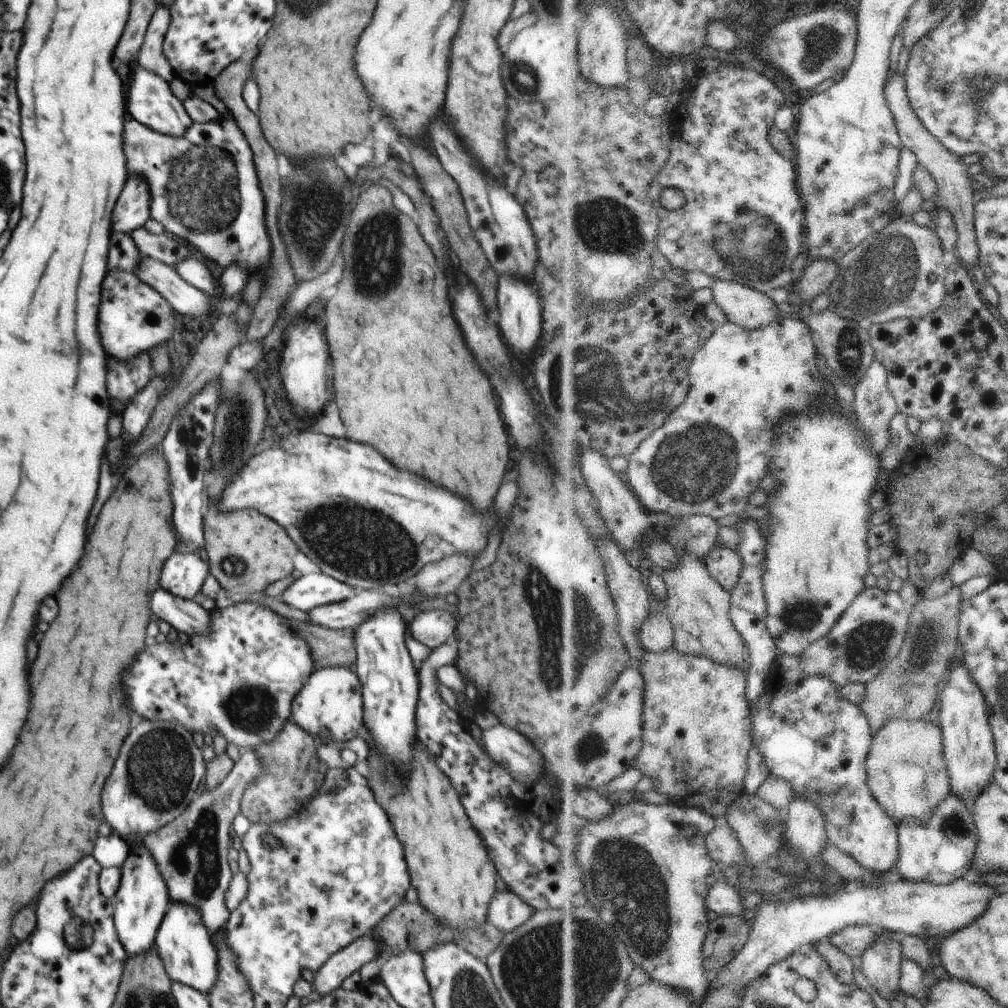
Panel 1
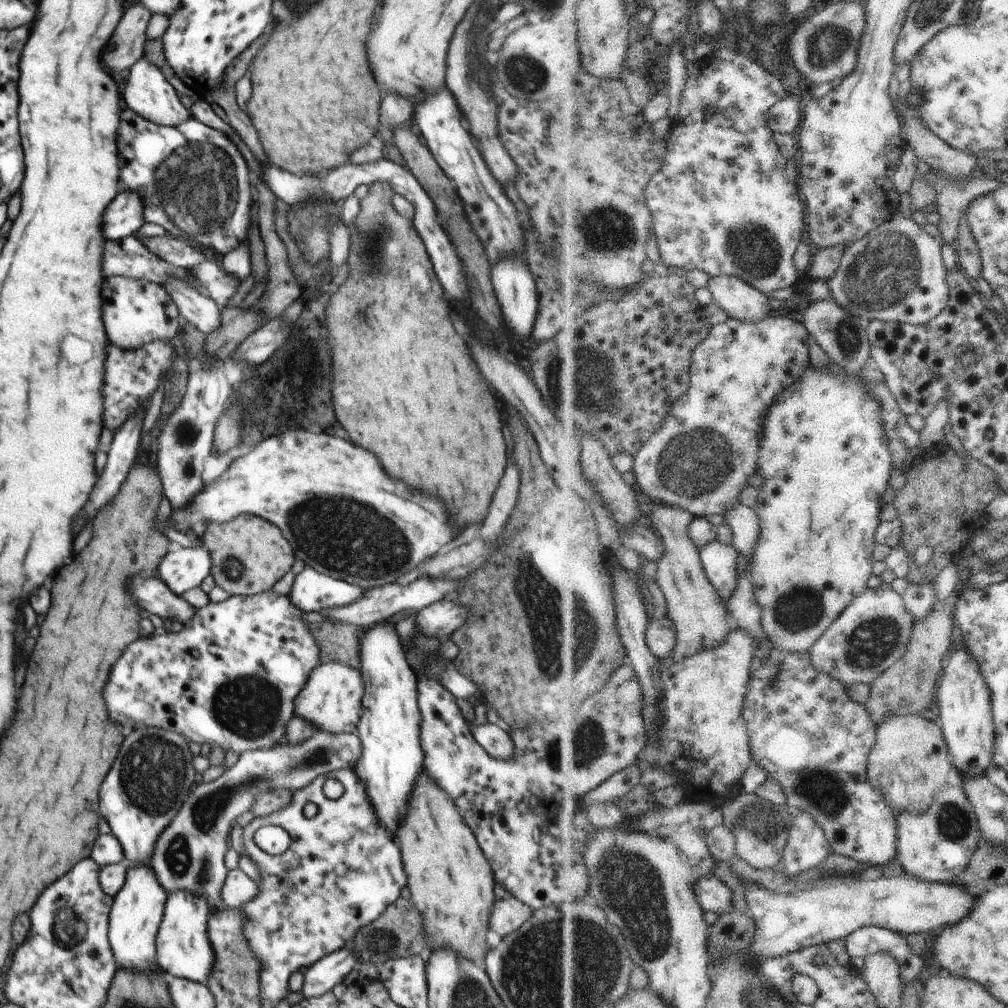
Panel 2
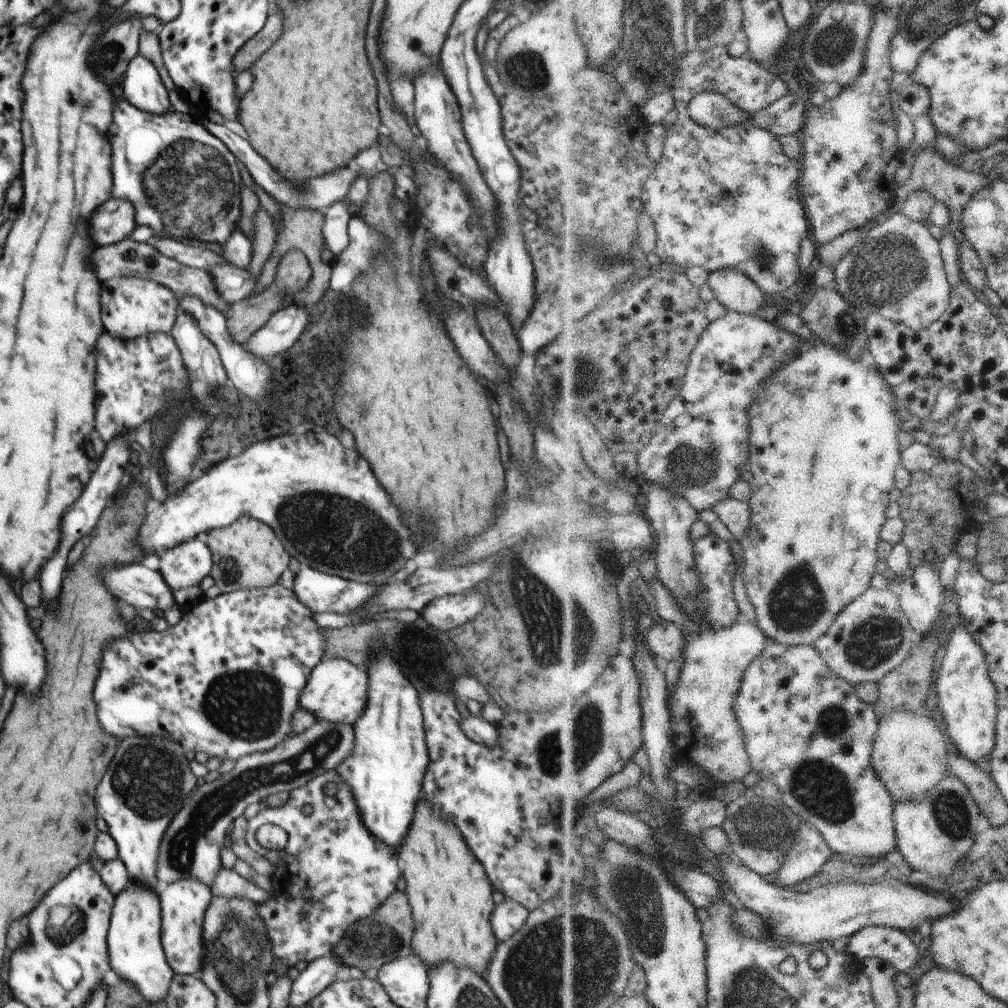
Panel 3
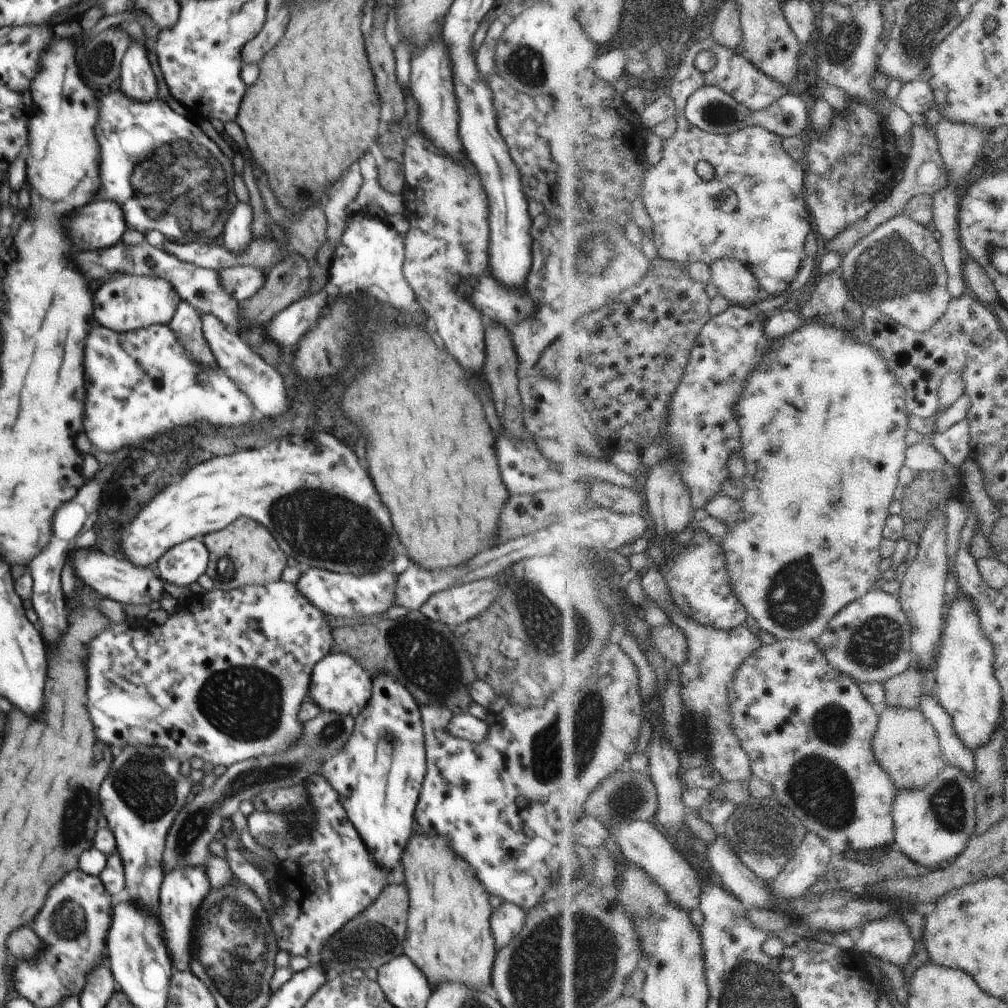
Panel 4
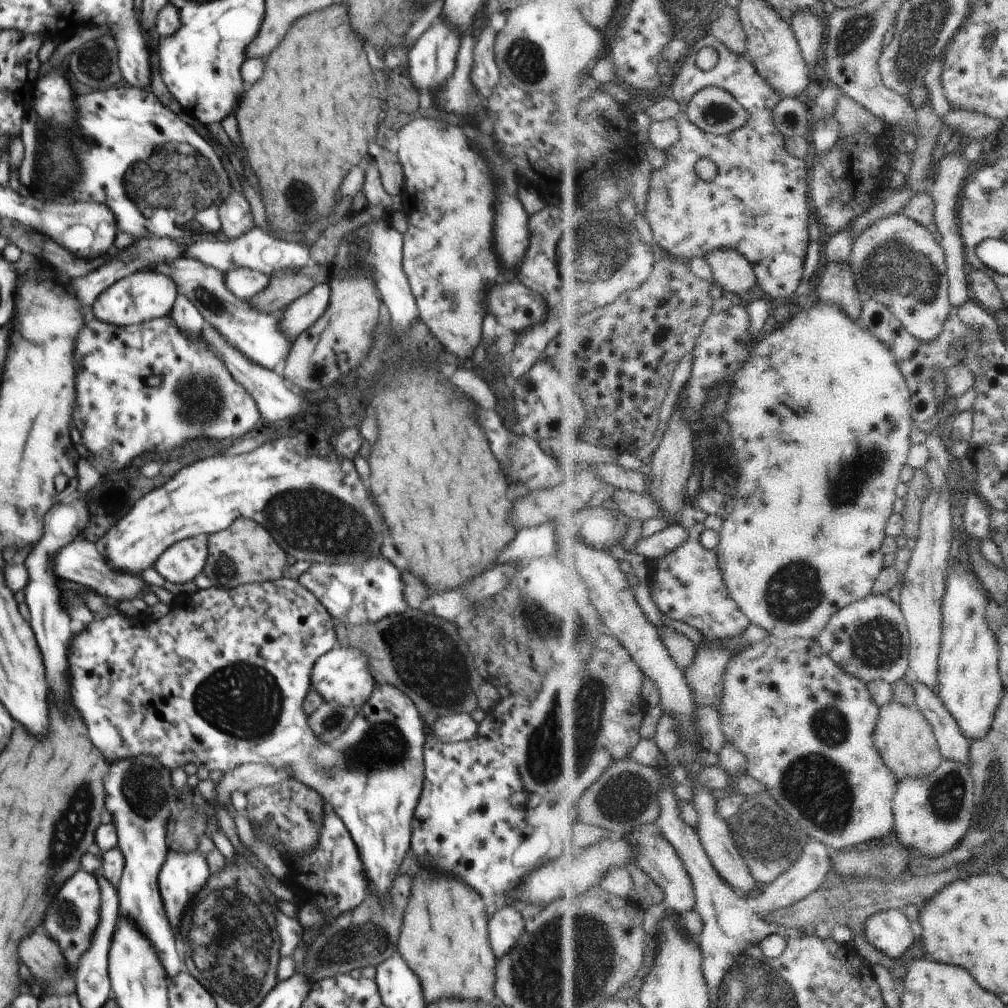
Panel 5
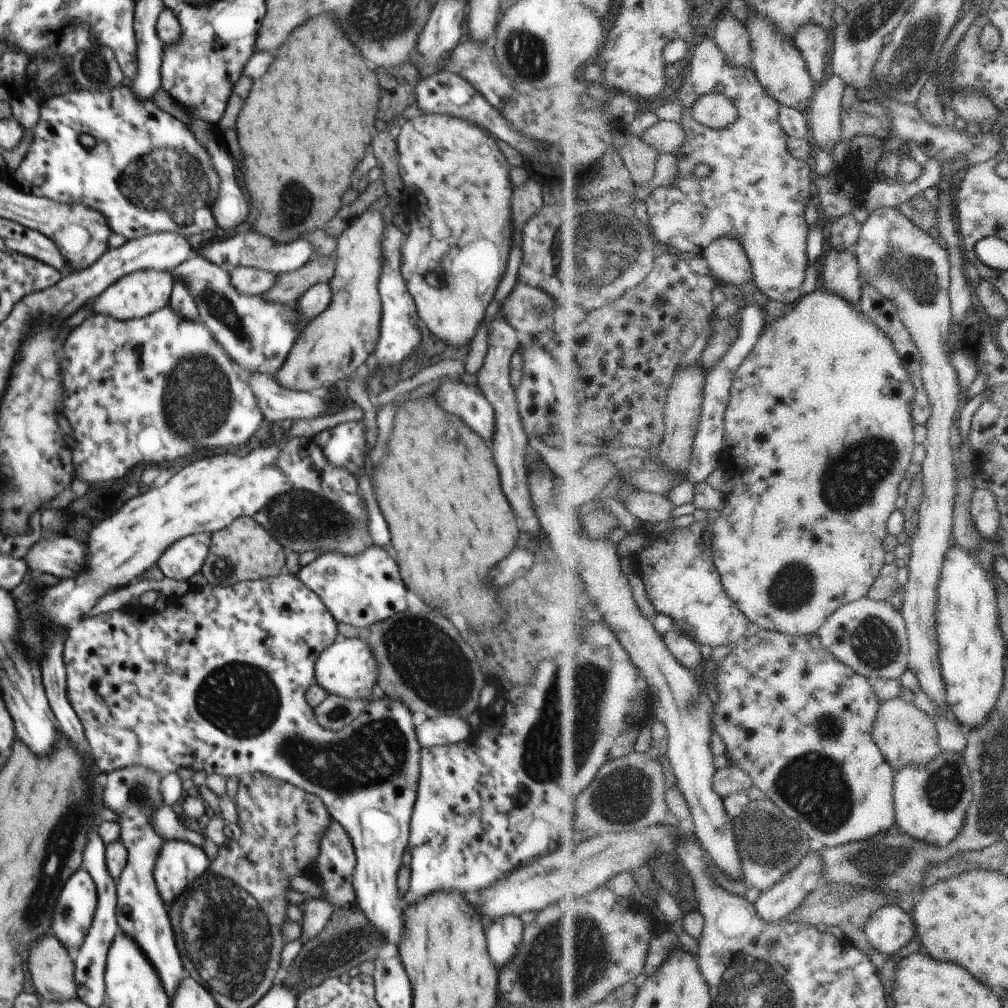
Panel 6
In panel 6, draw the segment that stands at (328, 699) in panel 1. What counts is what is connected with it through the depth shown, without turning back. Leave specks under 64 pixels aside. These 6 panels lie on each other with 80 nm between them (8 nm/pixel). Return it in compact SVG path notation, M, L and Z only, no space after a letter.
M337 635L337 639L317 656L315 684L330 695L354 699L368 698L377 688L377 664L368 644L360 638L347 639Z

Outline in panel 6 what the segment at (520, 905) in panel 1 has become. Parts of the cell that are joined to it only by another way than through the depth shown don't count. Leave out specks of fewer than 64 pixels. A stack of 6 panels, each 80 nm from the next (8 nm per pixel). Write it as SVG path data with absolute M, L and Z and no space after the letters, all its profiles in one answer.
M502 915L492 921L487 938L487 951L496 968L500 969L518 952L523 939L524 924L516 915Z

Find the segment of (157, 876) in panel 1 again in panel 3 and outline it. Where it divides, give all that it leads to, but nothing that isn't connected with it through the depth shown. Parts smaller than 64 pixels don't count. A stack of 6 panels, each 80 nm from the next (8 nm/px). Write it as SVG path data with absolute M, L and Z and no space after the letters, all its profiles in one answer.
M130 882L115 897L107 933L110 967L118 977L130 982L146 1002L165 1000L170 990L173 971L168 966L161 942L161 910L157 892L140 882Z

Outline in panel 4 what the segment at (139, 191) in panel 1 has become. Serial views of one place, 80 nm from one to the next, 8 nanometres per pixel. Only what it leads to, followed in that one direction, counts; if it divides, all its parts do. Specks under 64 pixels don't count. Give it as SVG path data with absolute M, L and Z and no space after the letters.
M92 202L86 208L80 208L68 222L70 240L78 242L82 250L100 250L114 246L122 240L127 222L118 203Z

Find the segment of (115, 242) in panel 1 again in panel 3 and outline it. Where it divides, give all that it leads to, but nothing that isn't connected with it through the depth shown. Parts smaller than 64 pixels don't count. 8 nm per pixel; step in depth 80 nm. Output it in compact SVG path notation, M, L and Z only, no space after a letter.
M130 237L125 238L112 244L112 246L100 246L96 248L96 252L92 254L92 262L96 268L96 274L100 280L108 280L114 277L138 277L141 279L148 279L166 288L172 289L172 292L177 296L182 295L198 295L207 305L215 306L220 309L220 312L227 313L227 308L230 306L226 300L220 298L219 293L216 292L212 277L208 271L200 268L187 267L186 265L176 262L174 259L168 258L160 254L150 242L141 243Z

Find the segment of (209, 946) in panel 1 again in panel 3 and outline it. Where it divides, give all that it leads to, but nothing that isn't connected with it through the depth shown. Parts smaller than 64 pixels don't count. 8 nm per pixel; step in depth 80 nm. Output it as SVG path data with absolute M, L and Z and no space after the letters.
M182 878L166 884L166 888L158 893L161 910L162 948L168 960L168 966L175 974L199 976L202 962L209 955L207 946L202 944L203 923L206 908L210 907L211 888L196 878Z

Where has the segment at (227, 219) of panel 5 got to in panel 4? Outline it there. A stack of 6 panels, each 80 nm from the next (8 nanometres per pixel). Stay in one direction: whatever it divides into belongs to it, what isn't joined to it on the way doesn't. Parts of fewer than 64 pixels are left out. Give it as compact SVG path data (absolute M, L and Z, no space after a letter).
M239 201L229 214L223 228L222 244L230 249L230 252L243 253L244 249L253 241L252 219L253 210L248 204L242 204Z

